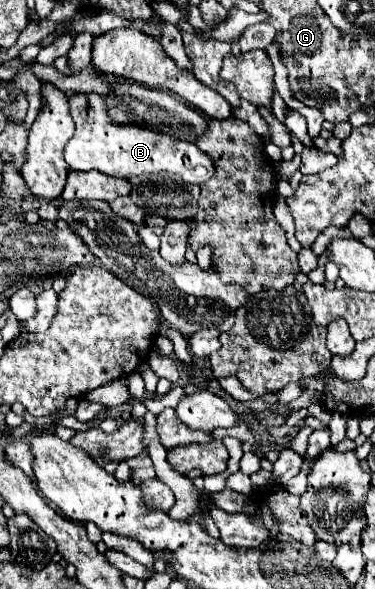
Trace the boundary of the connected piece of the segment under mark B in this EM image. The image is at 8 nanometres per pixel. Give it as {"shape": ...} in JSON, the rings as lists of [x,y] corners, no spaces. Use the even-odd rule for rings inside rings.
{"shape":[[[78,93],[68,99],[72,119],[76,123],[74,137],[64,147],[64,159],[74,171],[100,171],[112,177],[130,177],[144,173],[170,171],[180,175],[186,183],[206,183],[214,175],[212,159],[198,151],[194,143],[174,139],[166,133],[152,131],[140,125],[122,125],[110,119],[106,101],[96,93]]]}

